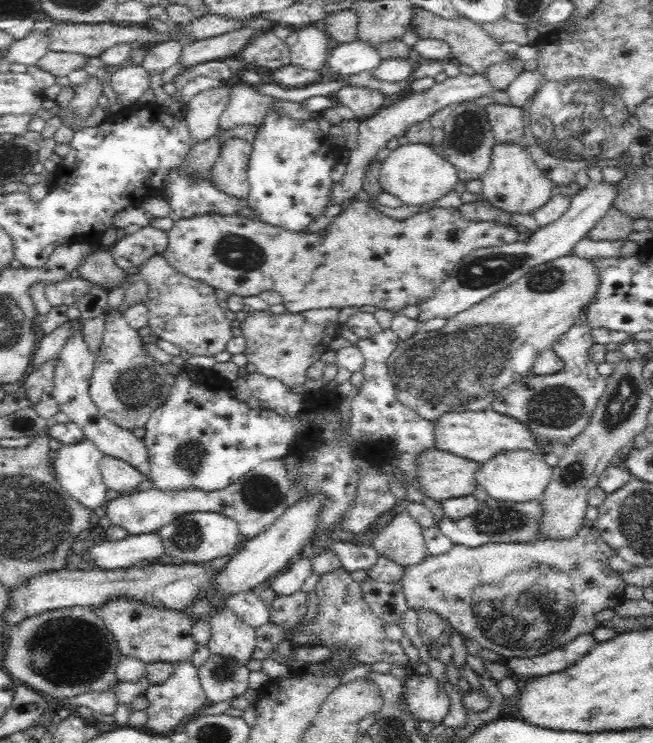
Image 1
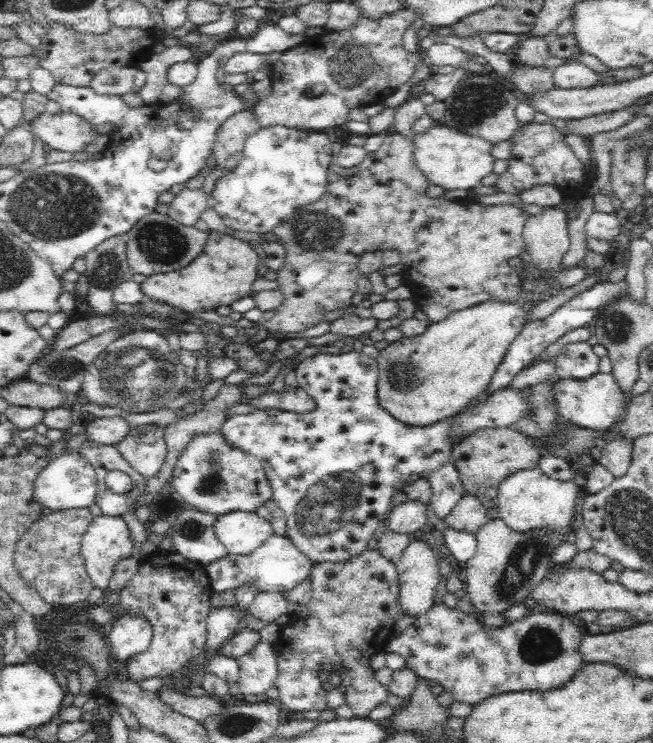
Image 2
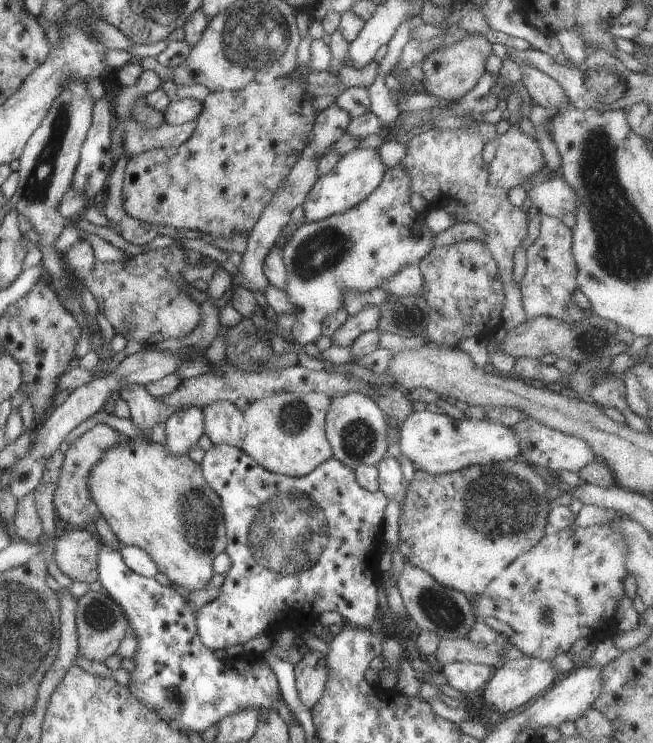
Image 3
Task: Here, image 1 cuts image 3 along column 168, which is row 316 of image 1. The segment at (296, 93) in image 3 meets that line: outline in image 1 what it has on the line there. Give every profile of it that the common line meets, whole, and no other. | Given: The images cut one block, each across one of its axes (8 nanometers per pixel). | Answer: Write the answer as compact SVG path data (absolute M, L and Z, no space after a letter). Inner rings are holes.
M164 255L152 256L140 265L138 276L149 286L146 298L142 301L149 310L146 326L154 336L171 342L190 356L216 356L227 350L229 340L233 338L232 317L218 305L214 288L207 288L199 280L192 280L166 262Z

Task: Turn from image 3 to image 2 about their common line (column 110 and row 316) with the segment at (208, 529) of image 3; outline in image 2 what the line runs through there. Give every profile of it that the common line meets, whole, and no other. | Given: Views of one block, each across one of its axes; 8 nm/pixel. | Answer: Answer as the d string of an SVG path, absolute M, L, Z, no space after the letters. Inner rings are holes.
M486 300L476 306L457 310L440 322L430 323L422 334L410 338L403 336L379 351L375 359L378 368L377 397L380 406L400 422L410 426L426 426L458 414L462 408L467 408L472 400L484 394L492 376L504 360L508 347L532 321L529 312L534 306L536 304L526 300L524 302Z

